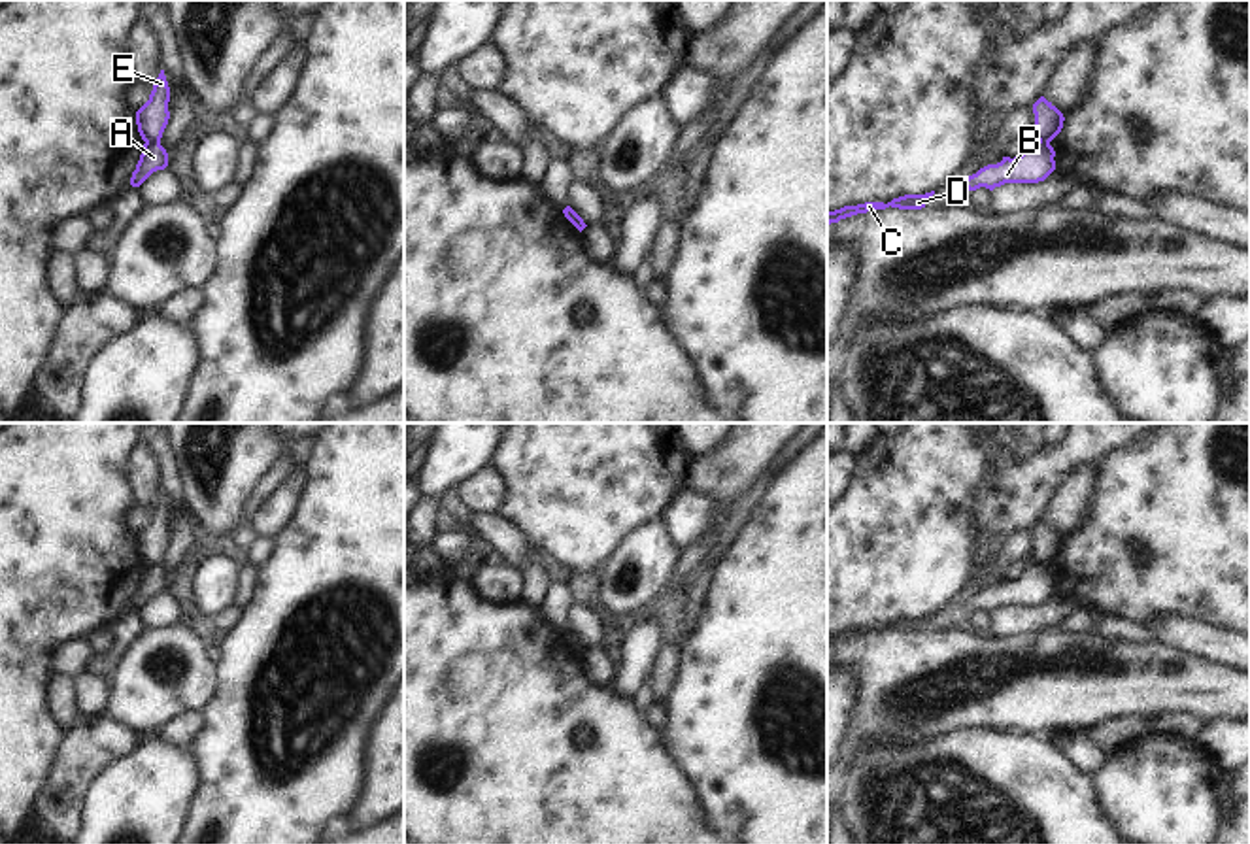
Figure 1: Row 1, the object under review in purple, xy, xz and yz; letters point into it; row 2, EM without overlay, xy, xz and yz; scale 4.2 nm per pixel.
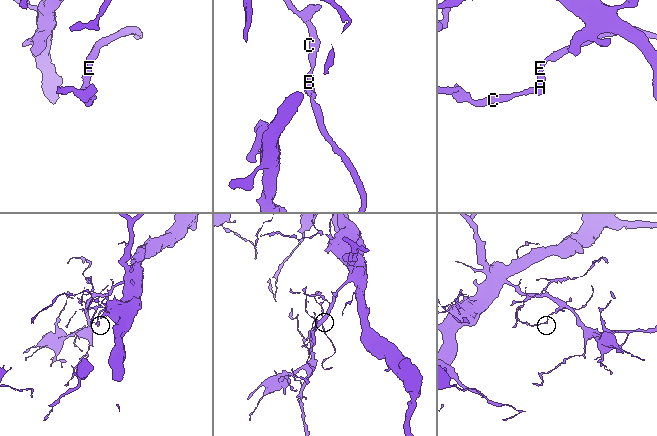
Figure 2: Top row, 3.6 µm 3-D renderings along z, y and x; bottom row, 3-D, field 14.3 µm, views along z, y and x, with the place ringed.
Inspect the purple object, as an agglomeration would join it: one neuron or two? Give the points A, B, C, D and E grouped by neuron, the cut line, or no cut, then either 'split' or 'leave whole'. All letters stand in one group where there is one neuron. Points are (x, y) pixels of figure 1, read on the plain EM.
groups A B C D / E; cut xy (146, 563), (159, 565); split

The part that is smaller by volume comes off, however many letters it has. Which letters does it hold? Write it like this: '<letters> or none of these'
E

